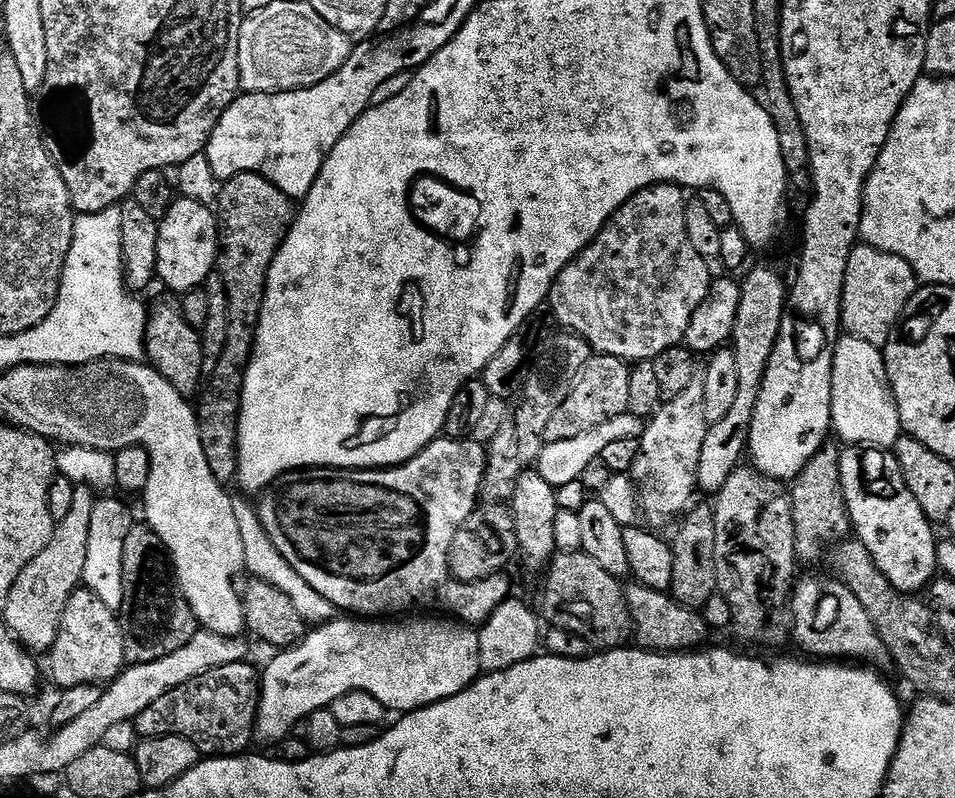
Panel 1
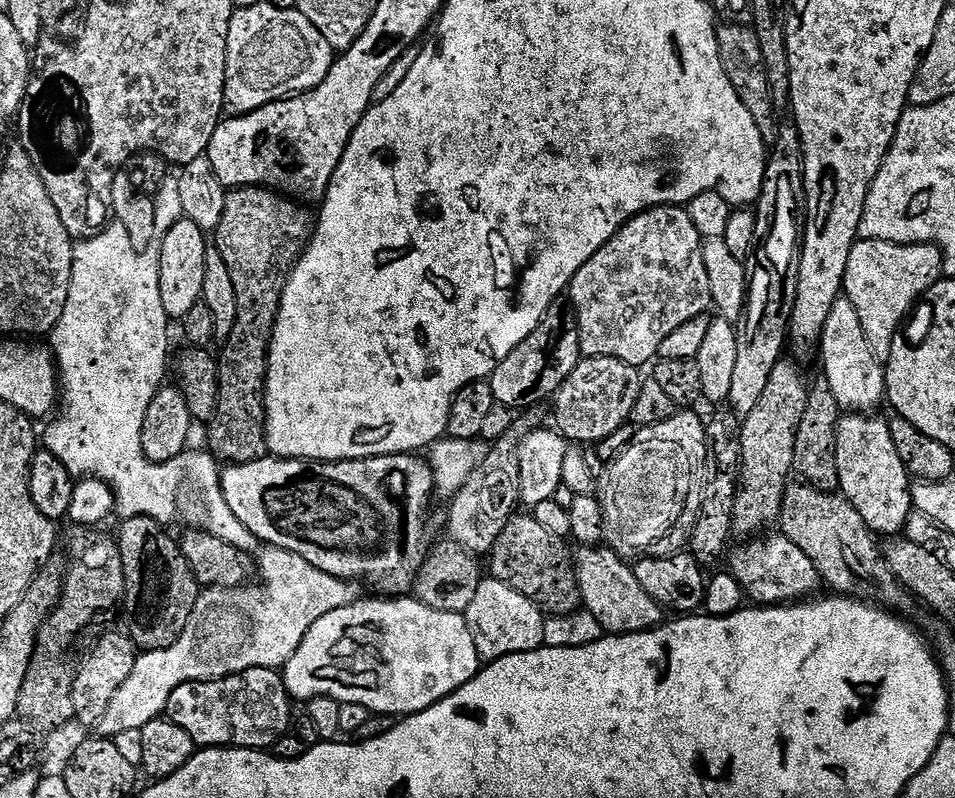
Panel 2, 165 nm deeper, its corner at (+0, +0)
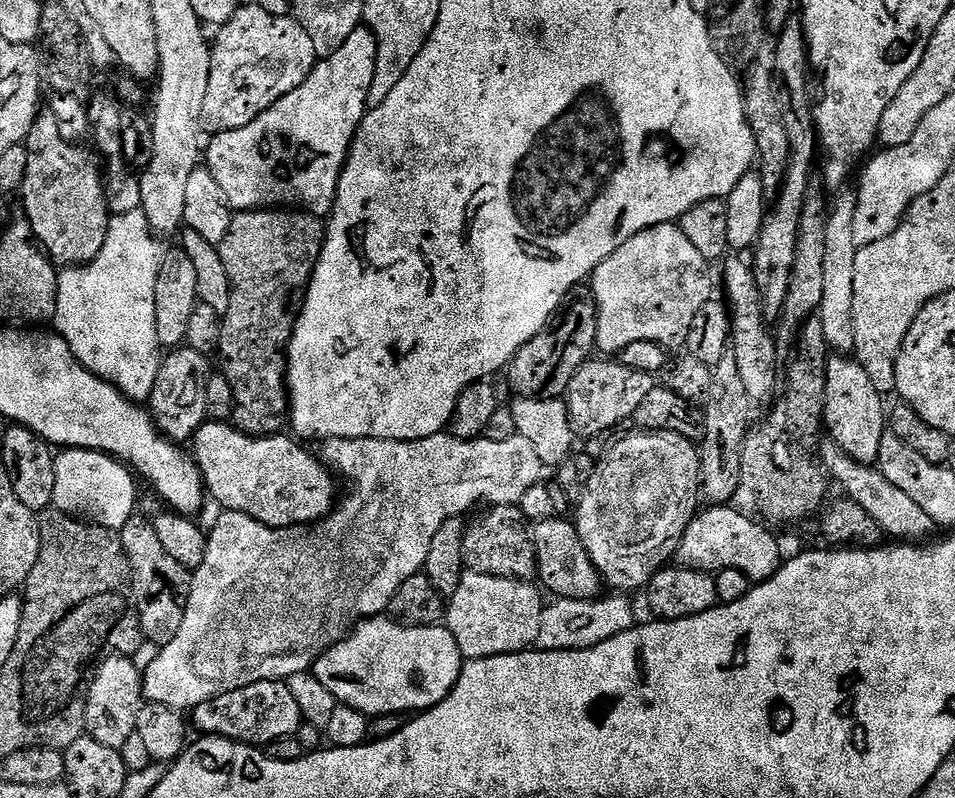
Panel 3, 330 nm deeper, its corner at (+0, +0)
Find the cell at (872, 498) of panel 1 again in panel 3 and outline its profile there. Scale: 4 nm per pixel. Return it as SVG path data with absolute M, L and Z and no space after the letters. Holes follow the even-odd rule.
M836 354L829 359L824 391L824 423L827 435L850 458L860 464L875 465L886 431L885 397L874 385L866 370L851 355Z

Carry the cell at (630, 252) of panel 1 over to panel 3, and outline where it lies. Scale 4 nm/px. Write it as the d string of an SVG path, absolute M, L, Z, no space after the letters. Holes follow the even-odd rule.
M679 223L659 224L658 226L650 226L646 230L642 230L638 234L634 234L634 238L630 238L626 242L622 242L622 246L618 246L618 250L609 260L603 260L599 266L593 270L590 277L590 287L596 305L598 306L598 330L596 331L596 347L604 354L618 354L626 346L630 346L630 342L654 342L661 344L666 350L676 350L679 346L687 345L688 335L690 334L690 325L693 324L698 310L702 310L702 306L706 306L708 300L713 299L712 280L708 277L708 268L710 262L706 258L702 258L702 254L698 254L698 249L690 242L690 238L686 238L686 234L682 234Z

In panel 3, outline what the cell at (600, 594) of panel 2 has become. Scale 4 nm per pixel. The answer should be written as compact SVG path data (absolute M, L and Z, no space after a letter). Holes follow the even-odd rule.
M571 519L537 520L531 525L530 531L532 549L536 551L536 575L539 583L553 592L553 597L565 600L594 600L601 595L602 577L594 562L590 562L590 556L586 554Z

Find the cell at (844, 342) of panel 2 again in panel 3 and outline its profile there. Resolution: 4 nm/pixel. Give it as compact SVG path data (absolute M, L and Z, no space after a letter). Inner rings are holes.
M848 186L841 187L840 192L831 201L826 222L826 254L824 256L824 283L822 302L818 318L826 334L829 349L836 354L848 354L855 349L854 322L854 258L858 258L858 245L854 242L854 213L858 211L858 198L855 191Z

